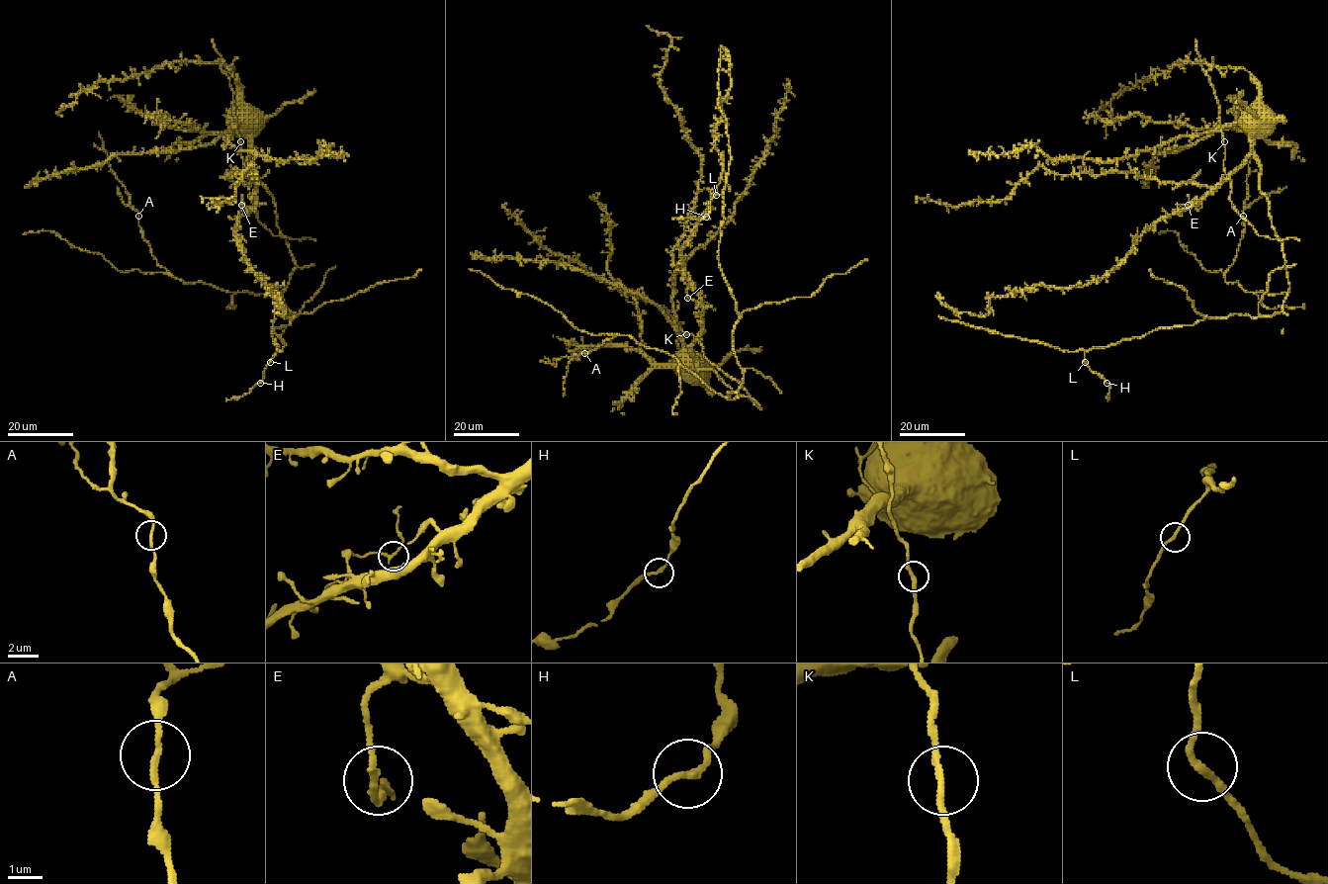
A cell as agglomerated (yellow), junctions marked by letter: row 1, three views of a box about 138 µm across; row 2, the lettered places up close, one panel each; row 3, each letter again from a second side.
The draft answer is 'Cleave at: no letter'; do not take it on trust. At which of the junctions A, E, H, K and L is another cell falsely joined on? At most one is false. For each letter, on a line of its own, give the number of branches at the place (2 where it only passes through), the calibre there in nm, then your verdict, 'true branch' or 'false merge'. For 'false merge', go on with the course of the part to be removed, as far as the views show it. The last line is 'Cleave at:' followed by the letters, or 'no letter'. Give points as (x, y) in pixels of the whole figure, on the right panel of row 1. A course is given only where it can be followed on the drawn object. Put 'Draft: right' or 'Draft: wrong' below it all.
A: branches 2; calibre 180 nm; true branch
E: branches 2; calibre 200 nm; true branch
H: branches 2; calibre 190 nm; true branch
K: branches 2; calibre 200 nm; true branch
L: branches 2; calibre 190 nm; true branch
Cleave at: no letter
Draft: right

